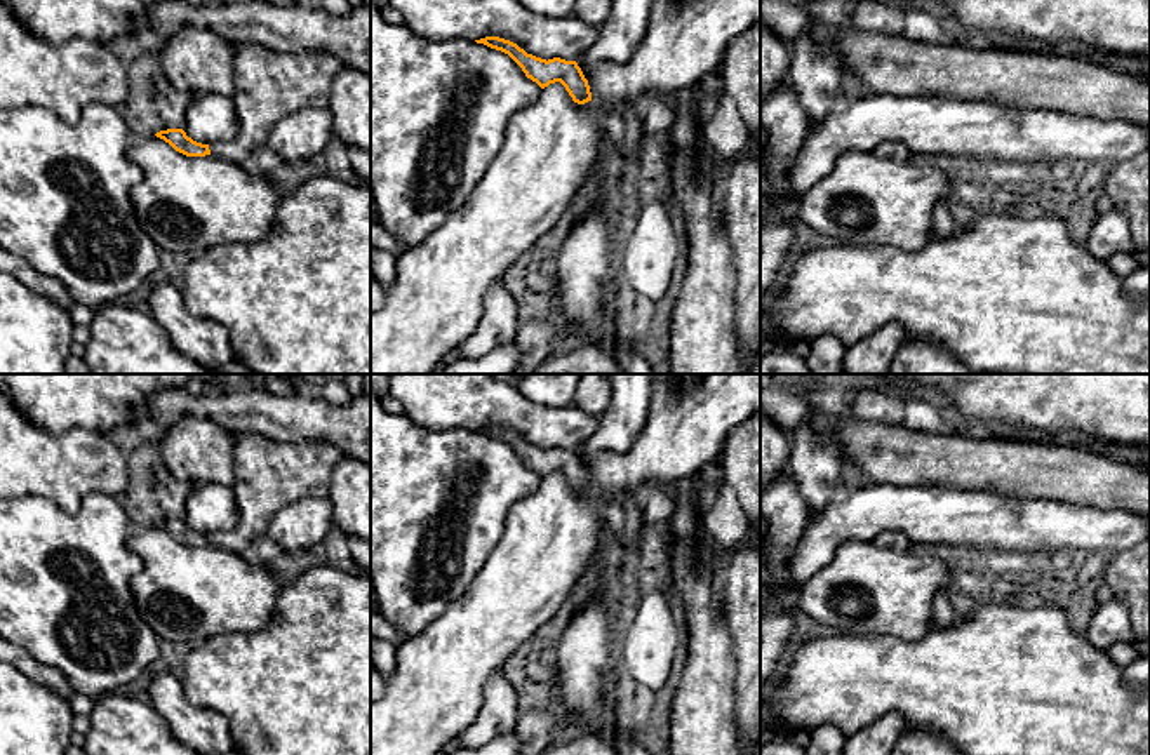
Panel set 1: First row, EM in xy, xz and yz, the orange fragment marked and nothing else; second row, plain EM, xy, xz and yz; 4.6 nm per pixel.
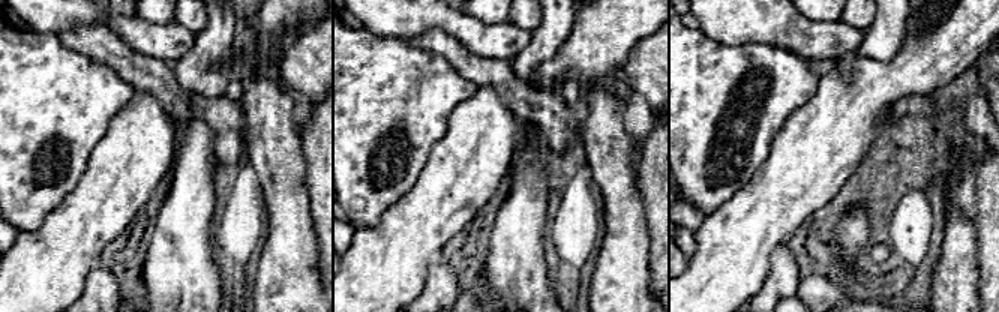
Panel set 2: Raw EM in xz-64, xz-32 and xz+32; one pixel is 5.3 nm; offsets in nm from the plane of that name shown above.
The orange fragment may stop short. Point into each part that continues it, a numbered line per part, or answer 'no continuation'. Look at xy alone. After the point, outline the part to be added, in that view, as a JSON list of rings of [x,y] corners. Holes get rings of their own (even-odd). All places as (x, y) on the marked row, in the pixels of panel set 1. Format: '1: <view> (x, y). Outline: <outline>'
1: xy (268, 86). Outline: [[[256,43],[235,47],[235,89],[231,97],[240,122],[240,132],[231,141],[211,144],[211,155],[231,164],[244,164],[254,150],[261,150],[266,144],[270,132],[284,117],[304,108],[325,108],[331,85],[343,68],[343,61],[331,52],[292,54]]]

